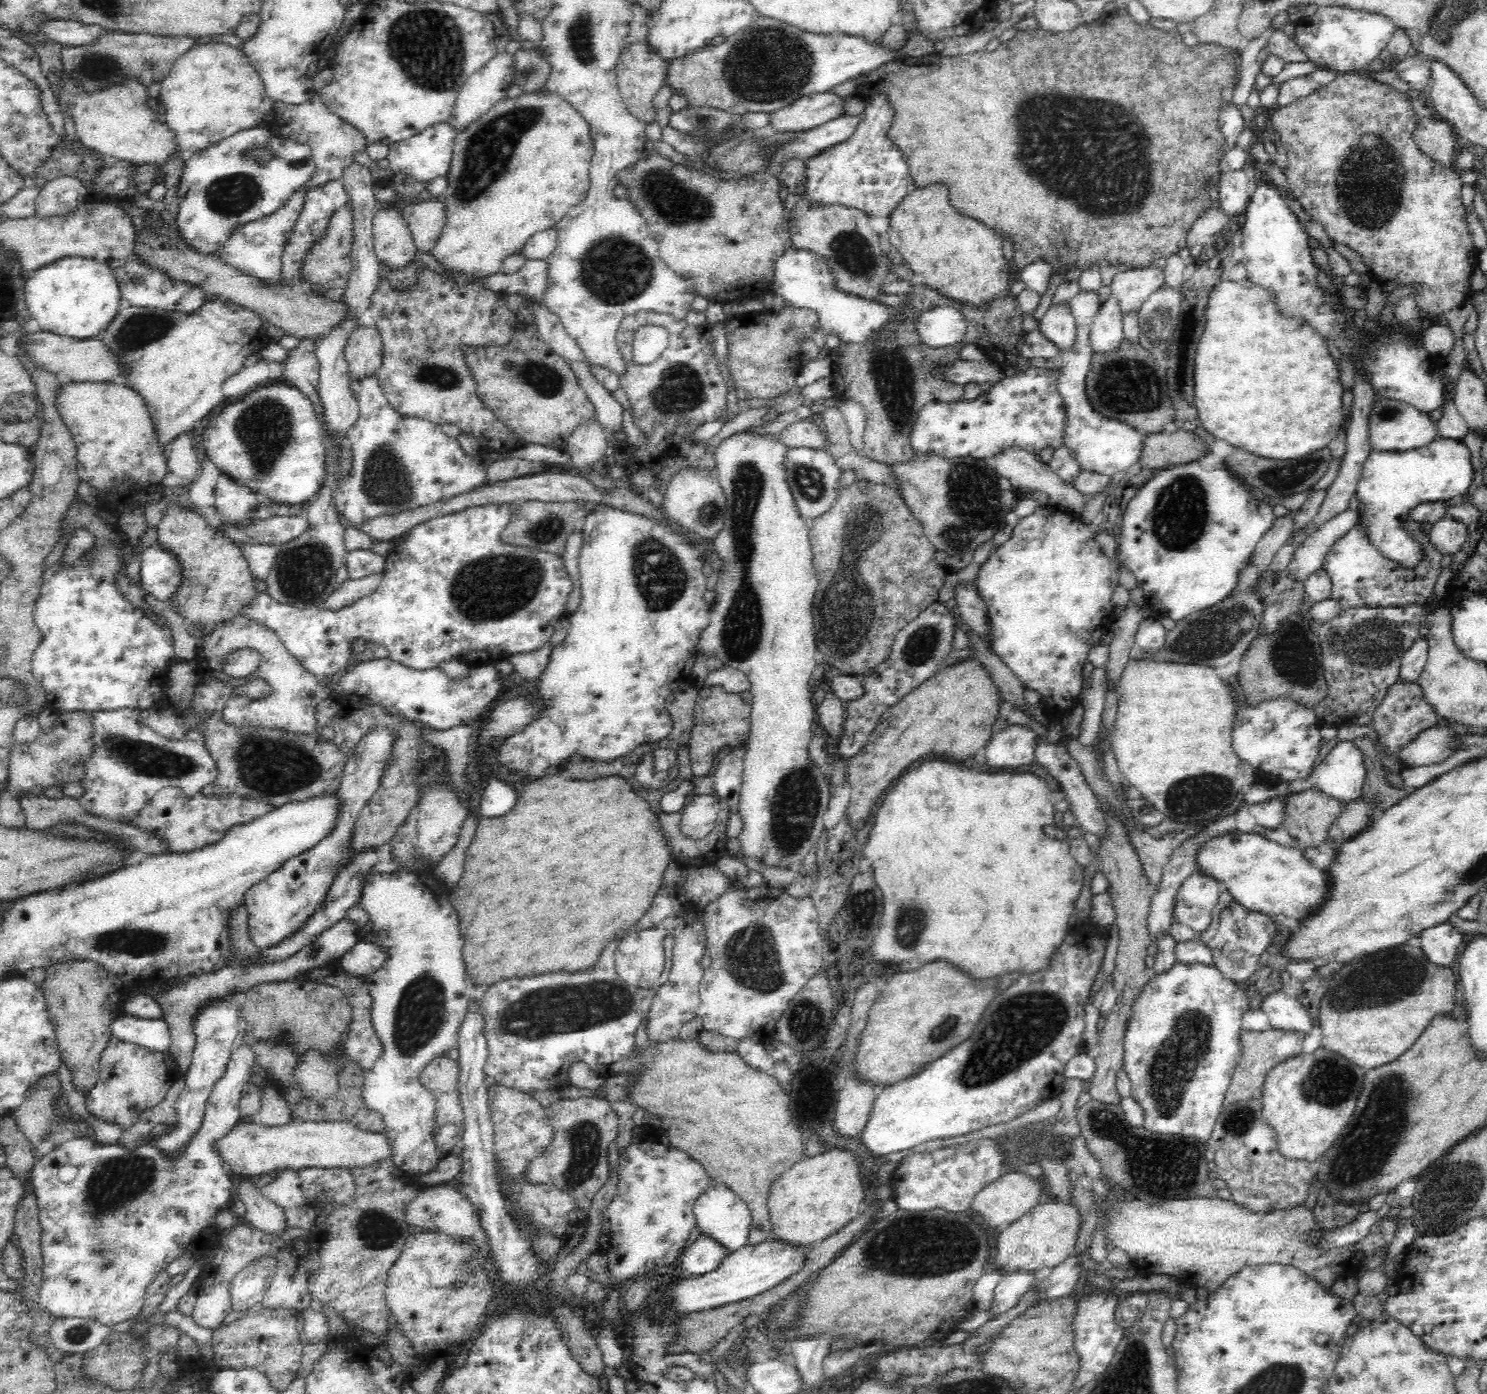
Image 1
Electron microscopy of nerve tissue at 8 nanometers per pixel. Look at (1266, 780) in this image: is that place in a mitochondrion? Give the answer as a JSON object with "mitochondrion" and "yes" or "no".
{"mitochondrion":"no"}

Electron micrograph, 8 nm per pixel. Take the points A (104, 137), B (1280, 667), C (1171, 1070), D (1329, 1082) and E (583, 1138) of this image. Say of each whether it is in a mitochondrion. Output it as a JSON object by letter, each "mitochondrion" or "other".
{"A":"other","B":"mitochondrion","C":"mitochondrion","D":"mitochondrion","E":"mitochondrion"}

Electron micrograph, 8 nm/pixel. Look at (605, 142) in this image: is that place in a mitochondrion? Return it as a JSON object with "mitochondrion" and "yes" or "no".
{"mitochondrion":"no"}

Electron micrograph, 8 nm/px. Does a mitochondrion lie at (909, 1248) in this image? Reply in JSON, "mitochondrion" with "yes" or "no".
{"mitochondrion":"yes"}

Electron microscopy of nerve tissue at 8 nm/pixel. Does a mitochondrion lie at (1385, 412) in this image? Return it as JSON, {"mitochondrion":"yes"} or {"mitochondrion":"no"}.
{"mitochondrion":"yes"}

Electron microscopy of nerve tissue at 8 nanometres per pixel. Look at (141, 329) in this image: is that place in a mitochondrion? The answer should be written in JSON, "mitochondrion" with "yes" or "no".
{"mitochondrion":"yes"}

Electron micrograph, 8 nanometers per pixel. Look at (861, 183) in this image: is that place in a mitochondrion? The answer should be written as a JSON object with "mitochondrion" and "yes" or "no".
{"mitochondrion":"no"}

